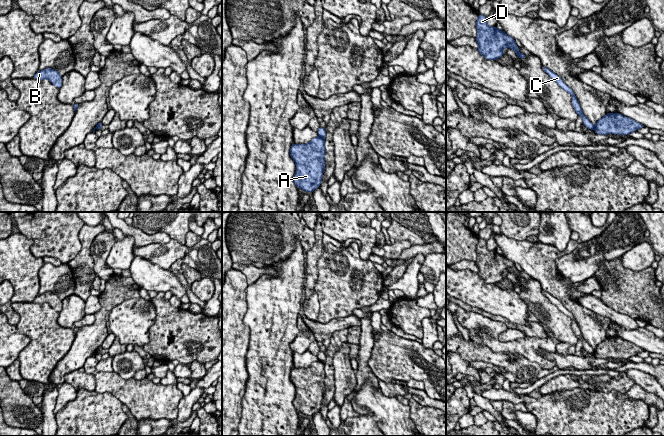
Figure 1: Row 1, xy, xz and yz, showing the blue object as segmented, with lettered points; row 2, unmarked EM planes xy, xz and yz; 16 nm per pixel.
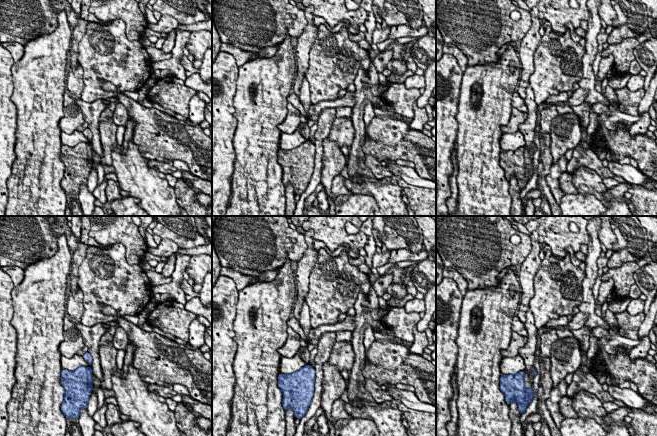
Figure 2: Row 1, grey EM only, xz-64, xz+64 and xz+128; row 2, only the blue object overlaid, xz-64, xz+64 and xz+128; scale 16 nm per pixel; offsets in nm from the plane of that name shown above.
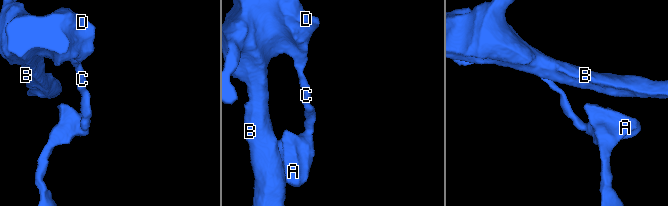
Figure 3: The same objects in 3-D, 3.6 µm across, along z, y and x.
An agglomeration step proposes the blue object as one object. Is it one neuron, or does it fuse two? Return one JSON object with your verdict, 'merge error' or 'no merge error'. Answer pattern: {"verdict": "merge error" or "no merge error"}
{"verdict": "merge error"}

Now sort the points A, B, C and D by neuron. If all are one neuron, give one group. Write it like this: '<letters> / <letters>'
A / B C D

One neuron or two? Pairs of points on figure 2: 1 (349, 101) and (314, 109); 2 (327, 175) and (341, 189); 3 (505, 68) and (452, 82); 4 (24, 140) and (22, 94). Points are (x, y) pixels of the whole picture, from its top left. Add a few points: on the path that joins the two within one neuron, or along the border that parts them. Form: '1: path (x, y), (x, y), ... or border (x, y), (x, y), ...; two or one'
1: path (340, 102), (323, 105); one
2: border (339, 174), (334, 178), (331, 188), (334, 196); two
3: border (463, 71), (460, 93), (458, 95); two
4: path (26, 129), (26, 105); one

